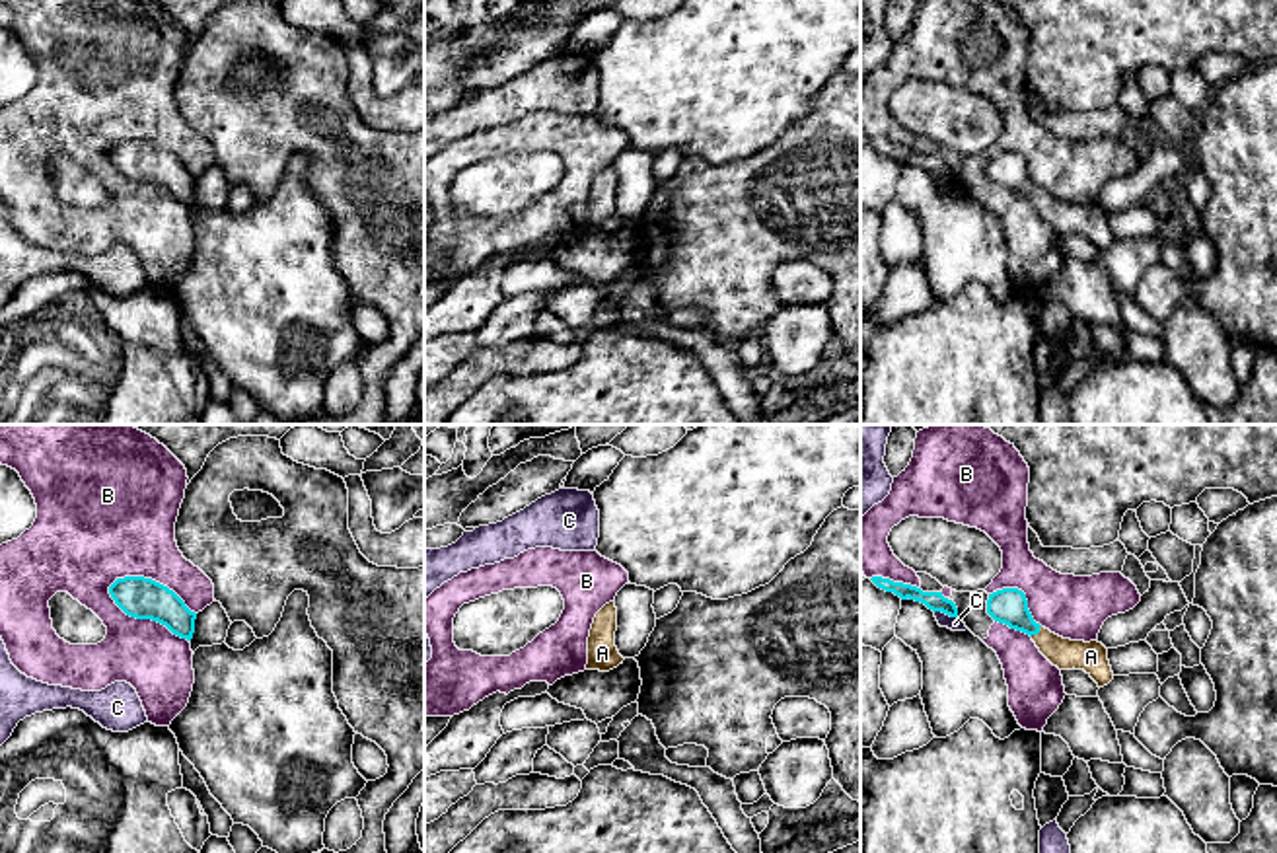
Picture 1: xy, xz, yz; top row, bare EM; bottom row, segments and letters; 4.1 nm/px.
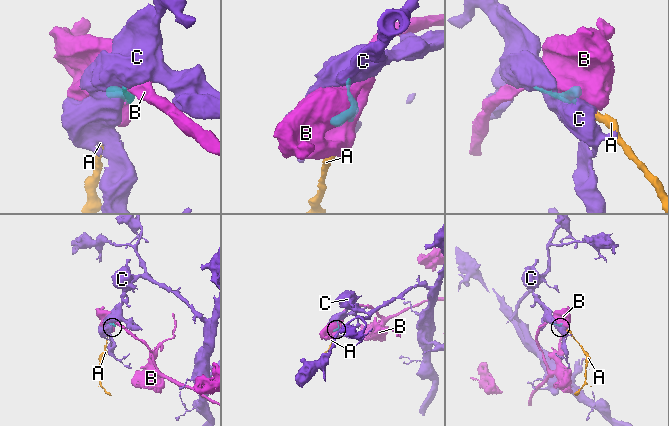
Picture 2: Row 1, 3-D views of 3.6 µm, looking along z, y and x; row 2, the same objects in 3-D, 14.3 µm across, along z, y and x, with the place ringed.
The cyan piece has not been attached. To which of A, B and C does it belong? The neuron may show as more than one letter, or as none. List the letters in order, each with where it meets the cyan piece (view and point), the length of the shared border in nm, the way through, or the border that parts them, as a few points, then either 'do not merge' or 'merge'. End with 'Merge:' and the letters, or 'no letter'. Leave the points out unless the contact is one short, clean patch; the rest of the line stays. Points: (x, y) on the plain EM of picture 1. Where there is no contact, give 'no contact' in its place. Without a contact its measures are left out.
A: meets cyan in yz at (1036, 197); contact 60 nm long; runs through yz (1009, 170), (1036, 197), (1065, 219), (1091, 221); merge
B: meets cyan in xy at (145, 182); contact 400 nm long; do not merge
C: meets cyan in yz at (947, 178); contact 100 nm long; border along yz (935, 174), (956, 182); do not merge
Merge: A

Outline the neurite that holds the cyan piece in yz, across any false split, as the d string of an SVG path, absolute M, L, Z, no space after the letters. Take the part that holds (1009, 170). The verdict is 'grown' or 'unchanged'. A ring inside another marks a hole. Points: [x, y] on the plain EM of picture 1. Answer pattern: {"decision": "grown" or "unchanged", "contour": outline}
{"decision": "grown", "contour": "M1003 152L989 158L987 177L995 185L1030 199L1040 216L1059 234L1084 234L1098 251L1104 251L1113 243L1108 212L1102 206L1063 203L1041 191L1034 185L1022 154Z"}

